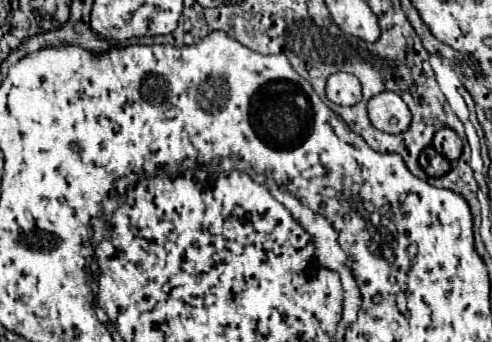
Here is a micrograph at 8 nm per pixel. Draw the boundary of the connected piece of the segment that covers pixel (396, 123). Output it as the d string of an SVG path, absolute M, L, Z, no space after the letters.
M384 91L368 101L368 117L372 125L384 133L402 133L410 127L412 115L400 95Z

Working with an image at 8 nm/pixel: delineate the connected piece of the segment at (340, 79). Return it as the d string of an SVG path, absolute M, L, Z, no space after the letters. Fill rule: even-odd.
M334 73L328 77L326 97L336 105L356 105L362 99L360 81L350 73Z

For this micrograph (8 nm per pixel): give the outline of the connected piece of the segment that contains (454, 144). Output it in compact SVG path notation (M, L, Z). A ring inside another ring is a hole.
M448 127L436 131L436 135L432 139L432 145L448 161L456 161L462 155L462 141L460 141L460 137L456 135L456 131L452 131Z

